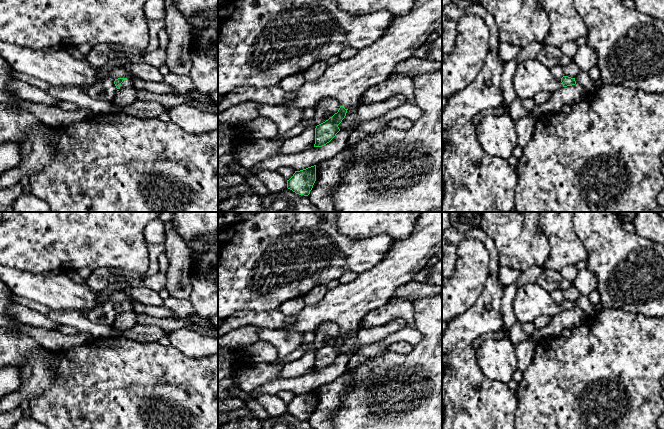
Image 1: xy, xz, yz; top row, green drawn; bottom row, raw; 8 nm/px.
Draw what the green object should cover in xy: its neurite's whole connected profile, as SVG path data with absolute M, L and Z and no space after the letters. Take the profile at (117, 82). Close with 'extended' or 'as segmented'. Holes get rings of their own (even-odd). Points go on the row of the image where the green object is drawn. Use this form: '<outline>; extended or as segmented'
M127 78L115 79L114 84L115 84L117 89L132 87L133 86L132 81L130 79L127 79Z; extended

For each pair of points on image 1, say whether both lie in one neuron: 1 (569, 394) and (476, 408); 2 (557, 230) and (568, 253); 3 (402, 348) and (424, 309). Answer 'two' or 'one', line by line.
1: two
2: one
3: two

